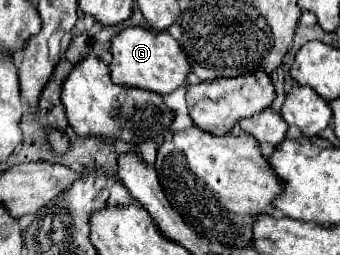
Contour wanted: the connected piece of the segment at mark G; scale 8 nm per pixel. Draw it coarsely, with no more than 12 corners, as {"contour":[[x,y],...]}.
{"contour":[[125,28],[111,44],[115,84],[169,94],[191,64],[169,32]]}

